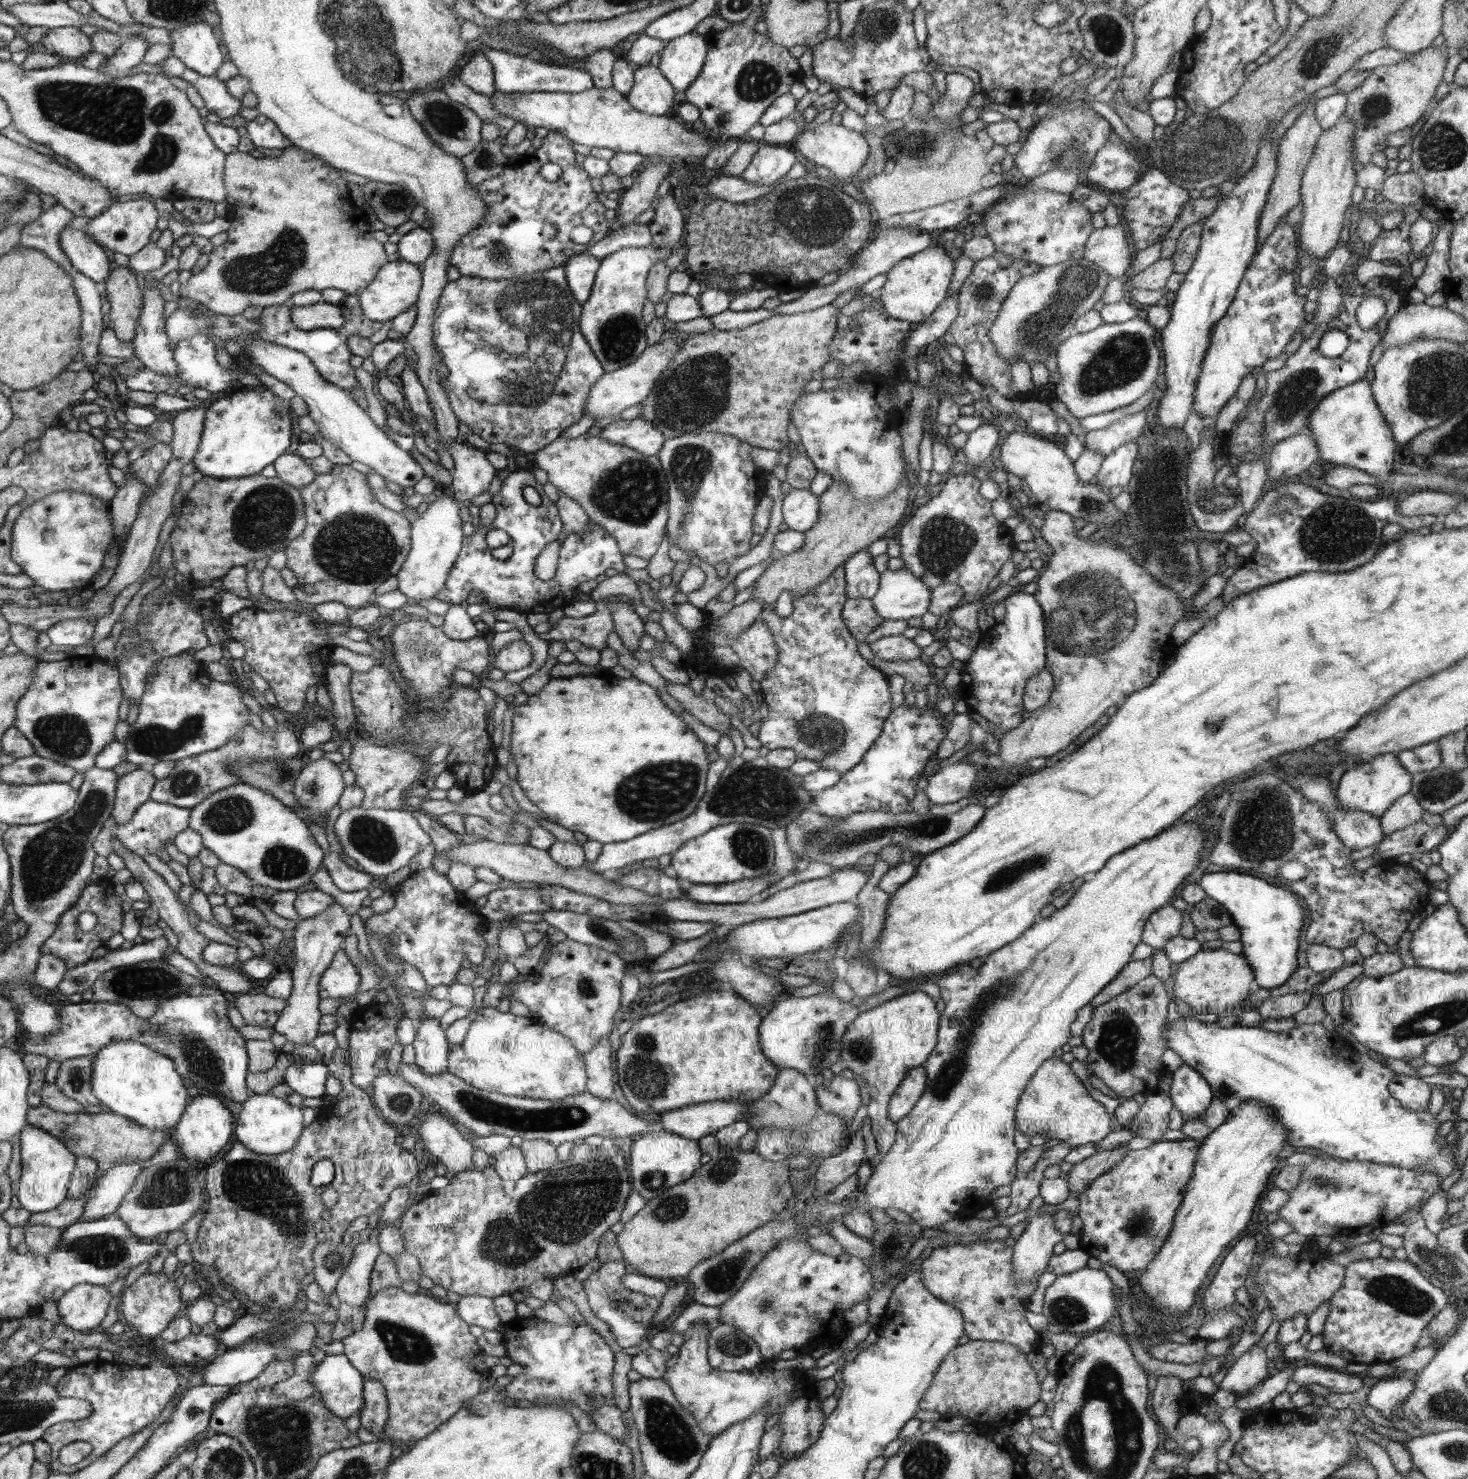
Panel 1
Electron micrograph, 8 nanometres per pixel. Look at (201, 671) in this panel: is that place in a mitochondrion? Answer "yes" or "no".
no

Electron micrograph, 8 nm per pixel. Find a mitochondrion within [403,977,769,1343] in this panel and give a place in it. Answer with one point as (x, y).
(562, 1212)

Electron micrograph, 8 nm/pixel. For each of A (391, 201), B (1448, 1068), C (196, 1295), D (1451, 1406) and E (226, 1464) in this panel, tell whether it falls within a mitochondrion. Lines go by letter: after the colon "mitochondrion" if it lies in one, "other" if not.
A: mitochondrion
B: other
C: other
D: mitochondrion
E: mitochondrion

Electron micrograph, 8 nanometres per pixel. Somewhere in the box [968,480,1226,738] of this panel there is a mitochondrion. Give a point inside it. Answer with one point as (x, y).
(1093, 612)

